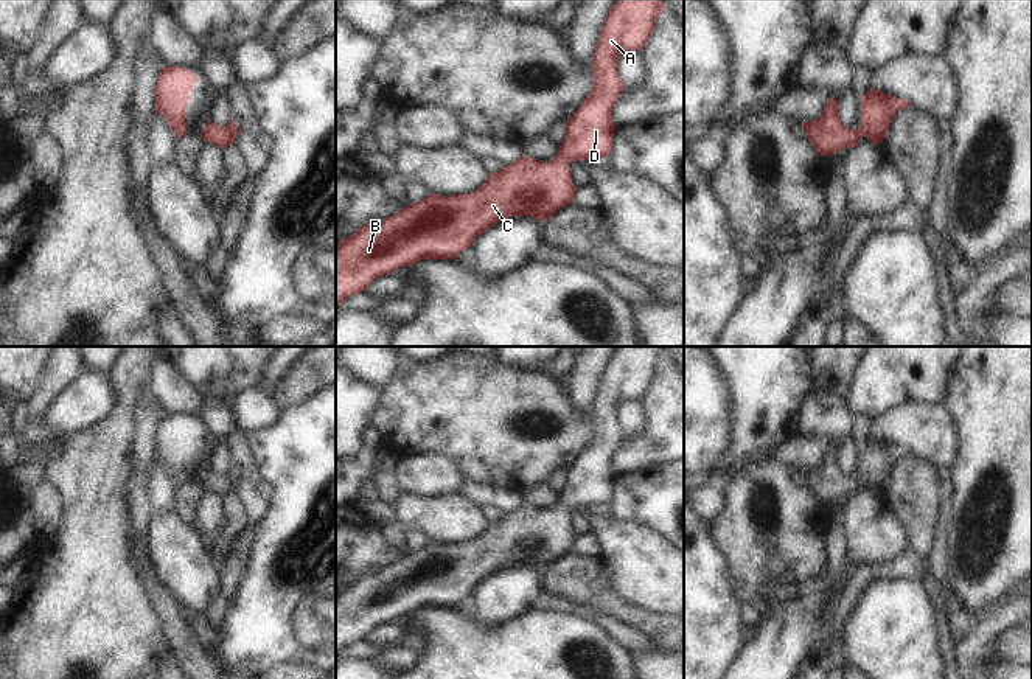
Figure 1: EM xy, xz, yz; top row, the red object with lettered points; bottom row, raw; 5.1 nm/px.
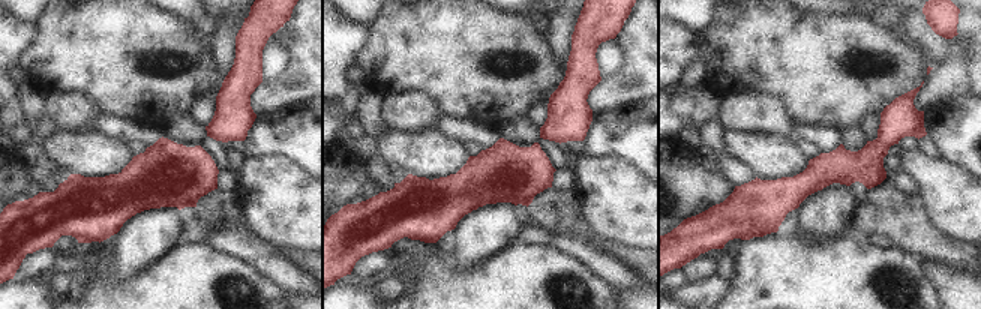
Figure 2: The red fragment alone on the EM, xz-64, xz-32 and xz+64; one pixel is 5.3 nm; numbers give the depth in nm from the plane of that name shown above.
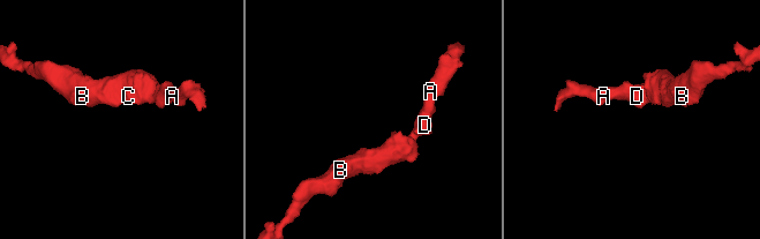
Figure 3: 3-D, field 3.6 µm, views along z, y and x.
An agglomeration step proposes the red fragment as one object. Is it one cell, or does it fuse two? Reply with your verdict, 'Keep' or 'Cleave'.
Keep

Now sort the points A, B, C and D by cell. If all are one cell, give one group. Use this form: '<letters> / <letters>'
A B C D

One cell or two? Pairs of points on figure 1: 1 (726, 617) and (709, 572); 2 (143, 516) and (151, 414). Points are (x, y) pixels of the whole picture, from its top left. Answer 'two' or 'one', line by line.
1: one
2: one

